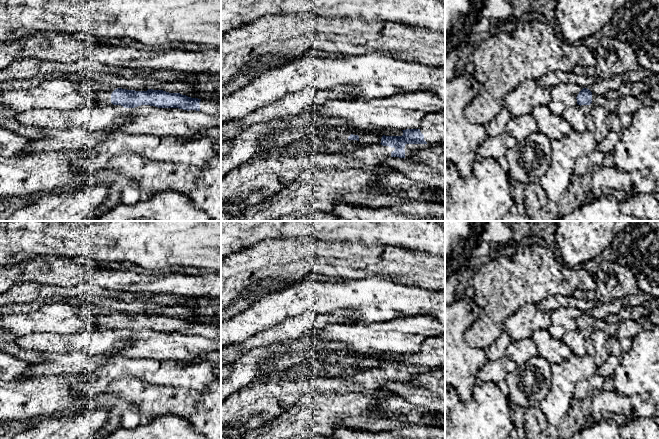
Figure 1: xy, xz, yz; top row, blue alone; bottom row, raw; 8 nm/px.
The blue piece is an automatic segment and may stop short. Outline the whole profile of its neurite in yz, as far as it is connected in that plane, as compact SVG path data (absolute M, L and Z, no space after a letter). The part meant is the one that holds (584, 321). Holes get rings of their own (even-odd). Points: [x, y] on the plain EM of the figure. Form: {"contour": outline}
{"contour": "M583 312L577 319L576 323L577 328L581 331L590 333L599 330L606 334L609 334L610 324L607 323L604 319L592 317L587 312Z"}

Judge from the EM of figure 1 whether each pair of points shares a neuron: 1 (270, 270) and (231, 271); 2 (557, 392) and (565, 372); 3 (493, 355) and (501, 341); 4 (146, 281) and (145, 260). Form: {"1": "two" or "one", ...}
{"1": "one", "2": "one", "3": "one", "4": "two"}

